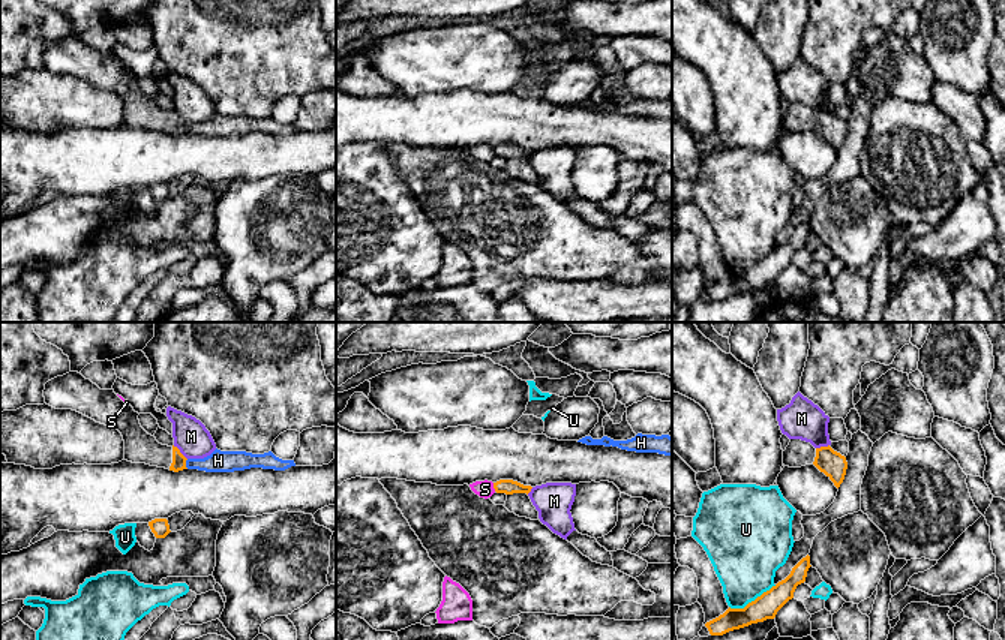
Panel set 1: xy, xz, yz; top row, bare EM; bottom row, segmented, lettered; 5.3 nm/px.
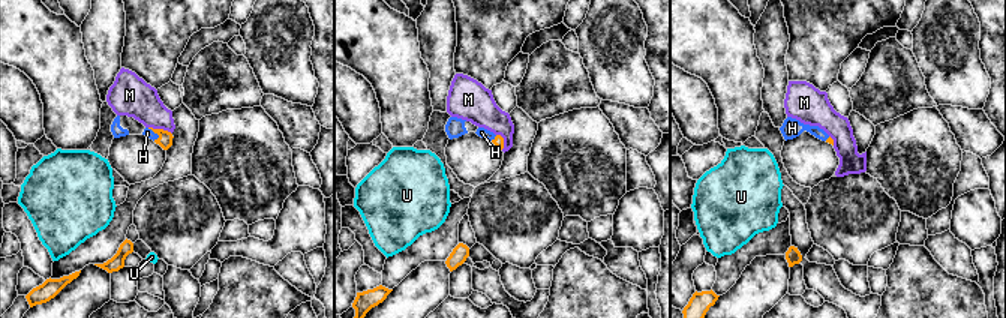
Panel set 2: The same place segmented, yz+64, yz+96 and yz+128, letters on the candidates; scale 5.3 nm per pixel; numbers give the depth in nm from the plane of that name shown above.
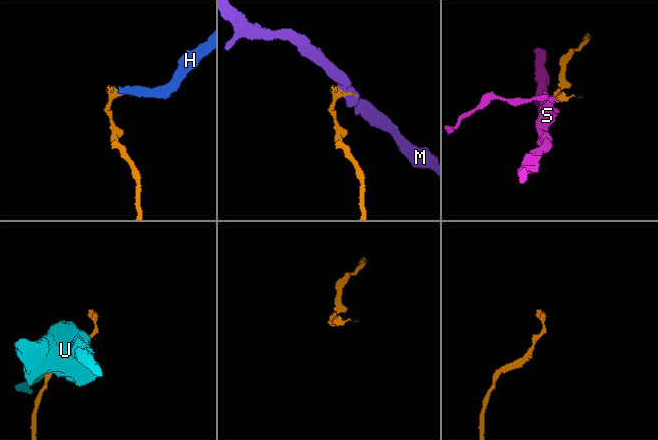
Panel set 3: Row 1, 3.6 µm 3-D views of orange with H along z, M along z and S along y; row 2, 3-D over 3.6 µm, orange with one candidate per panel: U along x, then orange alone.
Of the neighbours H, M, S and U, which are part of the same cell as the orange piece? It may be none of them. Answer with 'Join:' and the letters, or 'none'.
Join: H

